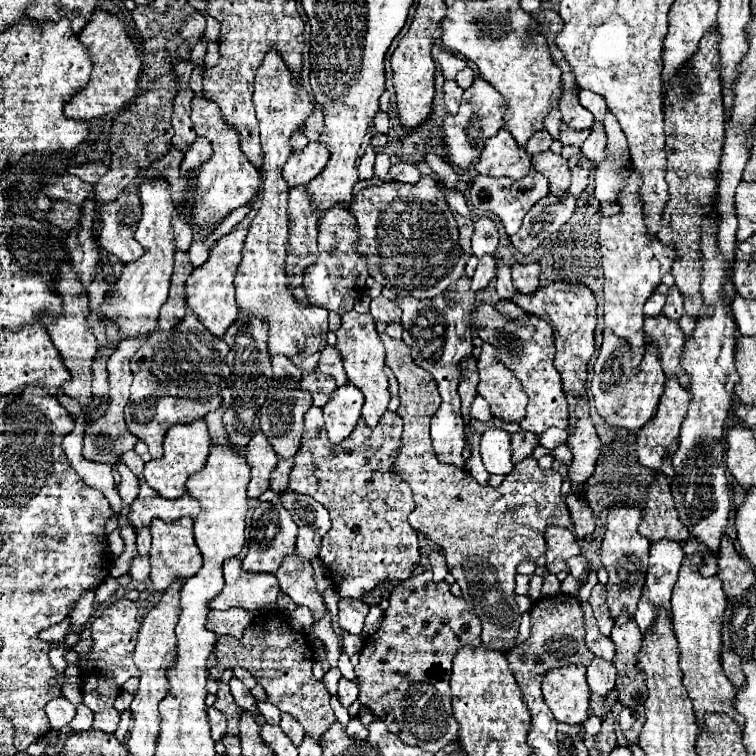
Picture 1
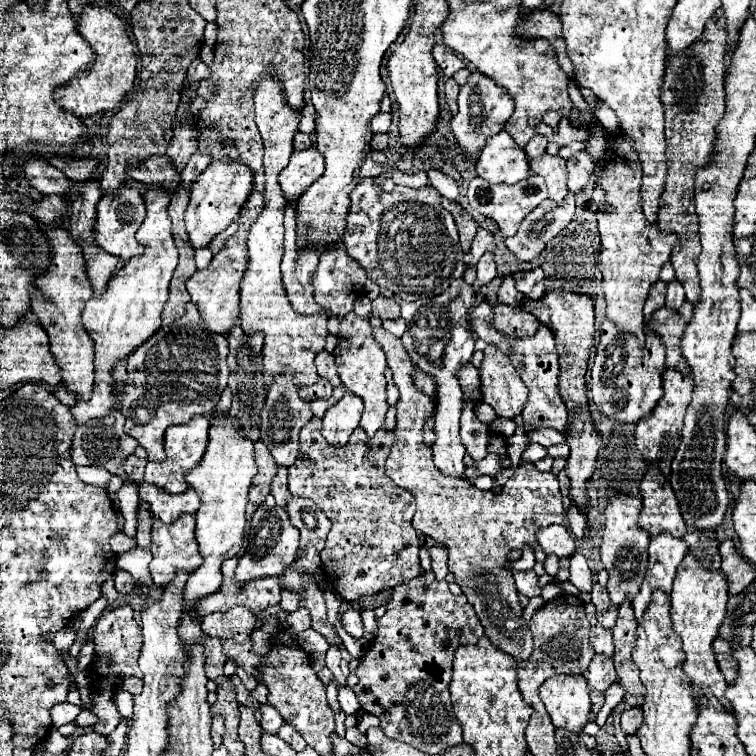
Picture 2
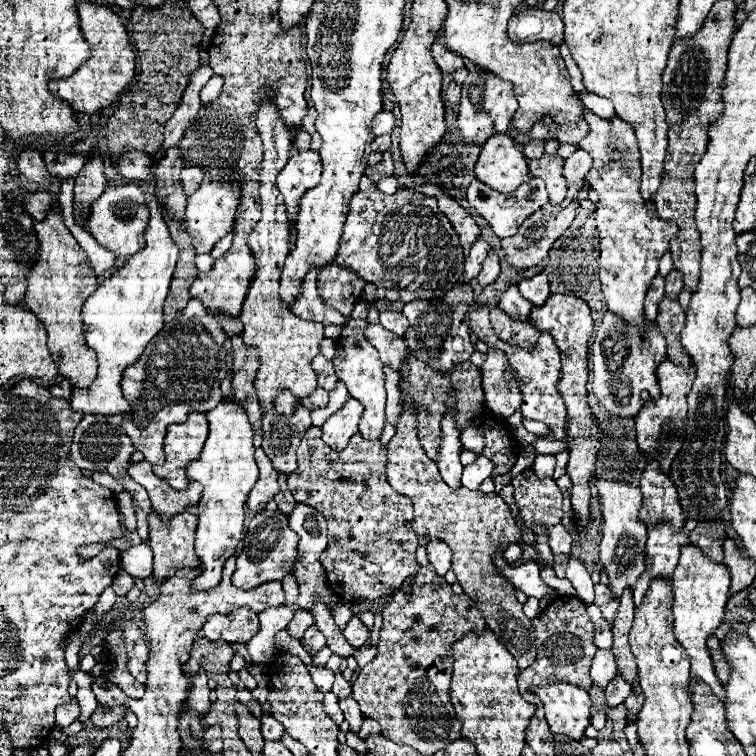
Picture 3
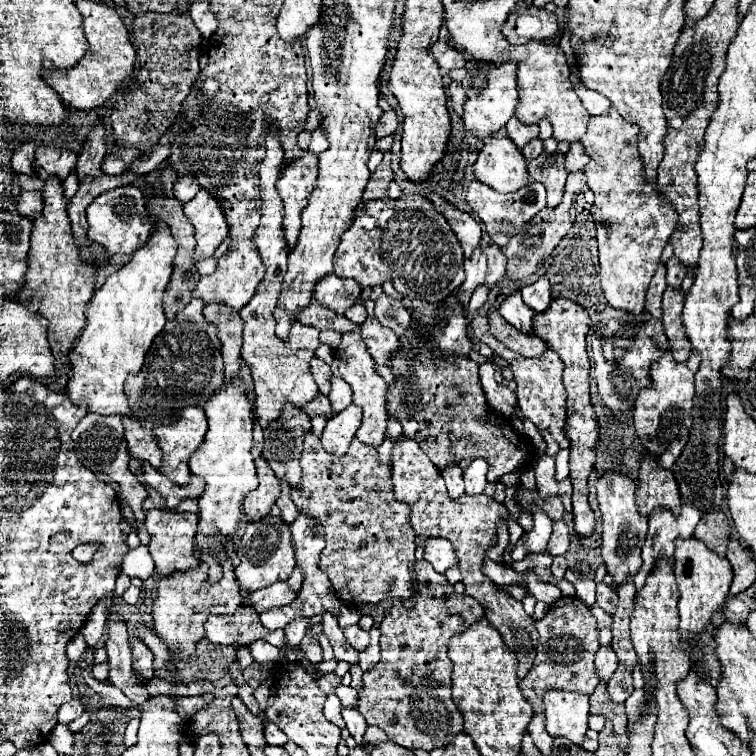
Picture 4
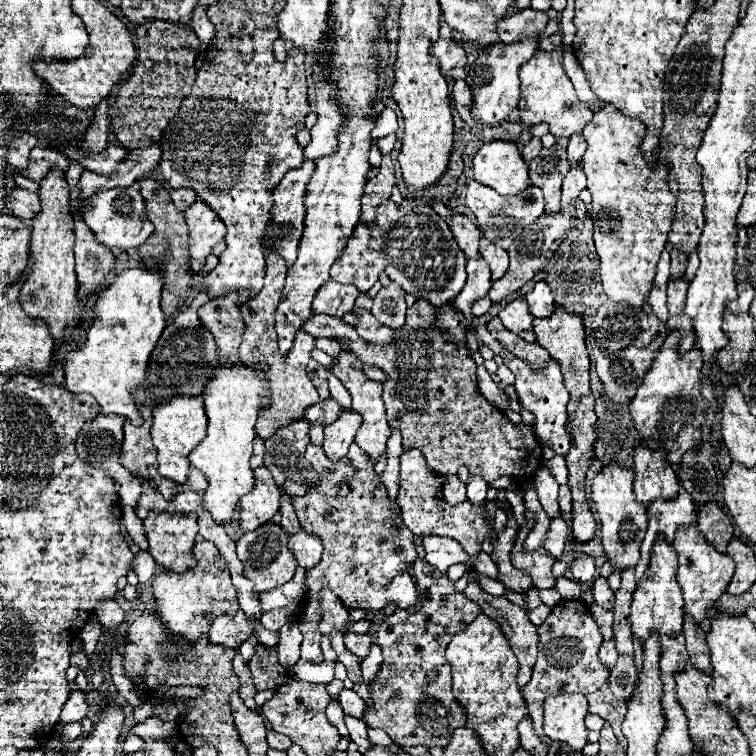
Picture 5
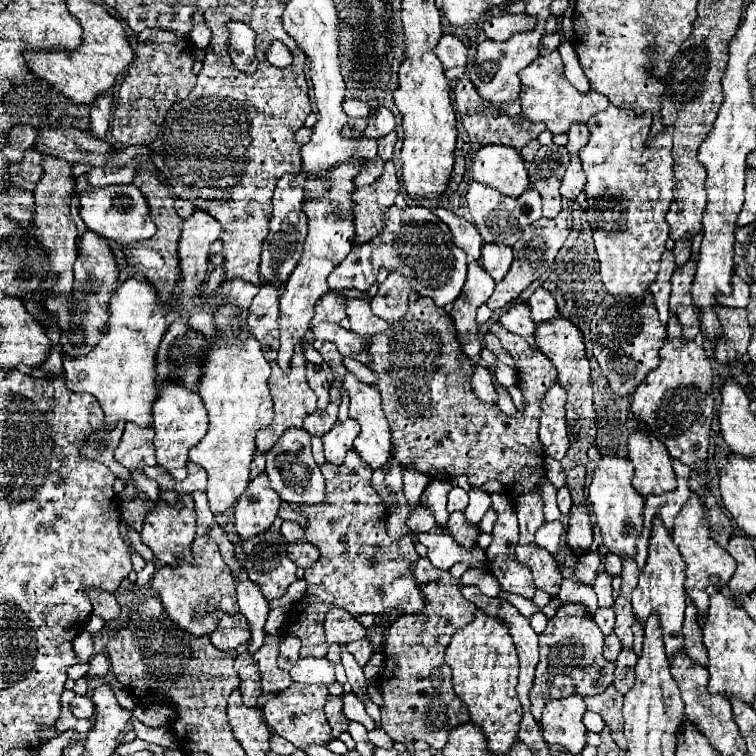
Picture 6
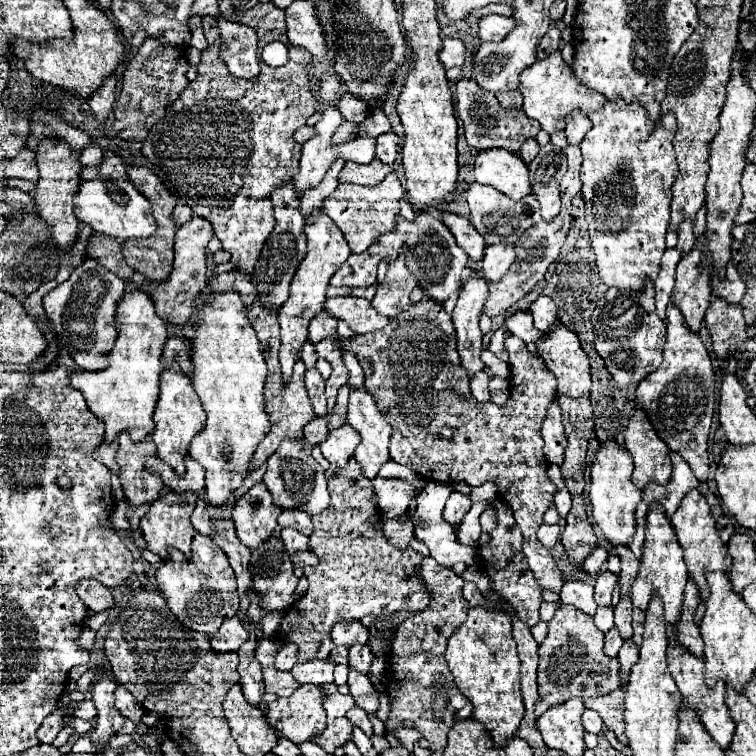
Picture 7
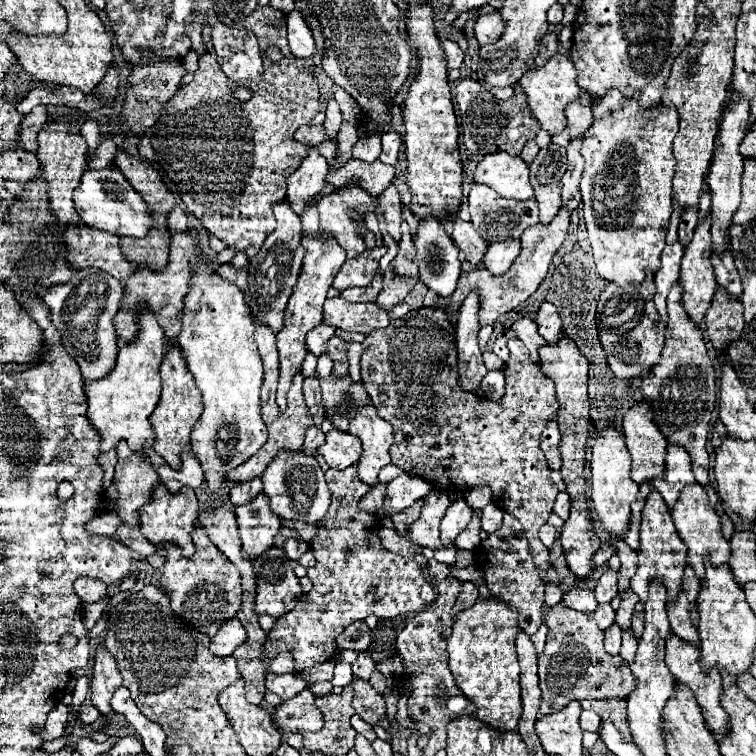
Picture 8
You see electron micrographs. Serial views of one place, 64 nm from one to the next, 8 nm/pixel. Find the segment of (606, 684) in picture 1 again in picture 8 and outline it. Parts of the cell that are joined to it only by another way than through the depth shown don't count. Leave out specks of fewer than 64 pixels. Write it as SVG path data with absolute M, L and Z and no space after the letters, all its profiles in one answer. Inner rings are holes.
M612 624L606 630L606 638L604 638L604 648L608 654L618 654L620 652L620 640L622 640L622 630L618 624Z

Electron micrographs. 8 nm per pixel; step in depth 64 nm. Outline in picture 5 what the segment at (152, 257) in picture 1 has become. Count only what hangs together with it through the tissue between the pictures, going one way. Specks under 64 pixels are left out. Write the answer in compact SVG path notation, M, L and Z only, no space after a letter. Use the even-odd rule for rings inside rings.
M144 266L122 270L114 284L110 284L96 302L96 320L88 328L88 340L82 350L66 354L66 388L78 388L78 392L92 394L100 404L100 414L122 414L128 420L140 420L138 402L132 398L132 392L140 388L146 380L146 370L150 362L150 354L166 328L166 316L160 308L160 292L162 292L162 272L148 270Z

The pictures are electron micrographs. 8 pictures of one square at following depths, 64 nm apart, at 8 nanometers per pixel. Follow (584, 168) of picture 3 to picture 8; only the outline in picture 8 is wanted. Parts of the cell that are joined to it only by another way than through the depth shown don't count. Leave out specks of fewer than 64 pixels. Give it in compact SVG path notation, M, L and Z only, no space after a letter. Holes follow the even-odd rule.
M582 92L578 100L570 102L566 106L566 118L568 118L568 132L572 138L578 134L584 134L592 126L592 100L588 92Z

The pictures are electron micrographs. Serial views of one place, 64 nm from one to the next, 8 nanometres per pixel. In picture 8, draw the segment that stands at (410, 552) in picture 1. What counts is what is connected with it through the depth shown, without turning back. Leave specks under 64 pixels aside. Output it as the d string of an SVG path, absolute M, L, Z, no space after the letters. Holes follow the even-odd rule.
M356 468L328 470L326 482L332 490L332 506L328 516L318 524L318 536L310 542L318 564L308 568L306 574L314 586L300 598L294 612L276 618L266 640L268 658L274 660L278 654L290 652L296 672L332 660L338 650L336 638L348 624L366 620L370 614L394 618L404 612L422 612L434 600L434 586L426 580L426 556L402 558L384 550L376 534L376 520L372 516L372 522L360 518L358 502L370 488L356 476Z

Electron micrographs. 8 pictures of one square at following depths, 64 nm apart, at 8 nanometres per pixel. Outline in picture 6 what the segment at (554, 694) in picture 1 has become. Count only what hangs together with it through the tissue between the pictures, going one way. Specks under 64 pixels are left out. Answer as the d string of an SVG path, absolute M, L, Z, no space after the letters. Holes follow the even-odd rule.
M568 696L562 700L550 700L542 712L540 728L548 744L560 744L572 754L580 754L586 746L586 728L582 716L586 704L582 696Z

